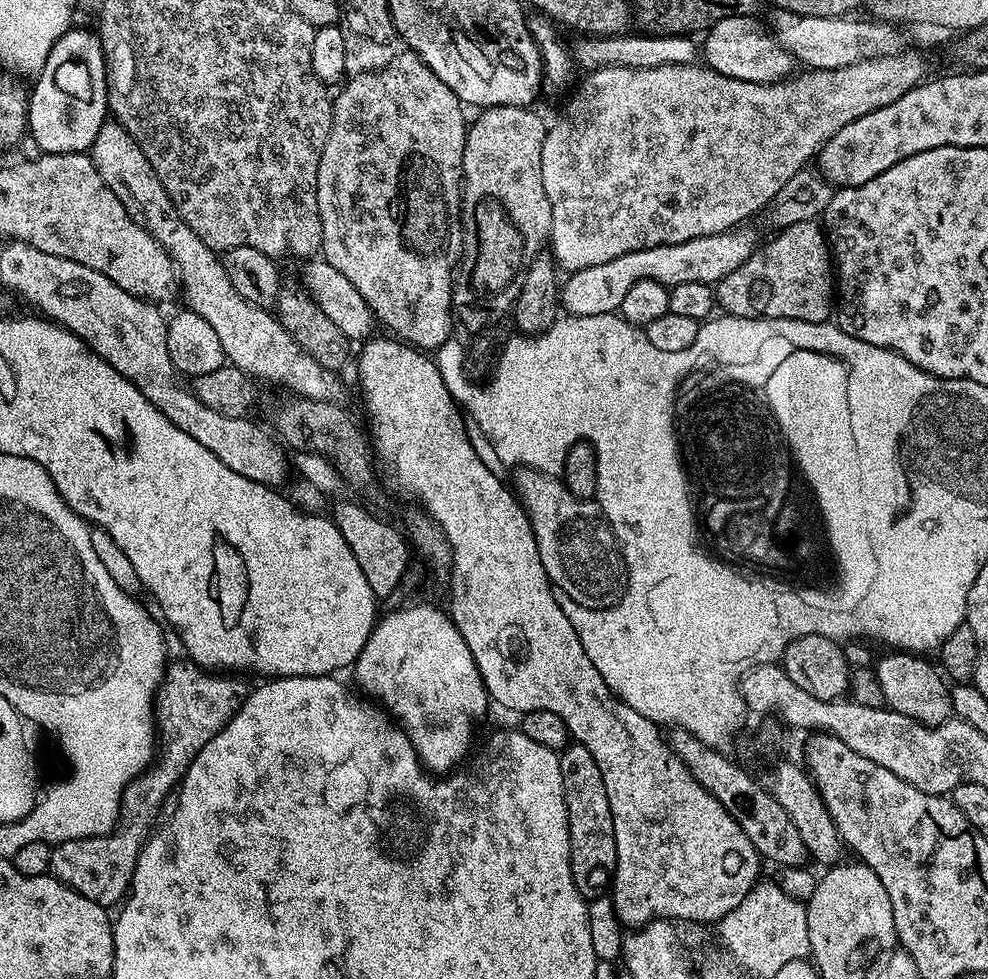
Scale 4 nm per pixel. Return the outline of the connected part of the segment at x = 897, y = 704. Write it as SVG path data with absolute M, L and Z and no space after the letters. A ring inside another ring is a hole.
M896 650L888 655L892 656L884 656L881 660L879 657L874 664L882 694L886 694L887 707L922 724L947 724L952 716L952 694L937 665L927 664L924 661L927 659L903 650Z

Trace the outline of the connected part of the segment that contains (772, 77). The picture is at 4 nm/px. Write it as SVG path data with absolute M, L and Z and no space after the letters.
M727 16L708 29L702 42L702 60L718 74L738 78L742 82L773 84L793 75L793 55L776 41L767 27L759 24L756 16Z

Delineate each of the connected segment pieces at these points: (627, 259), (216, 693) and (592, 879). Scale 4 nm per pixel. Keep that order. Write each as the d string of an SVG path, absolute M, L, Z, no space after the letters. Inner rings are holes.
M737 226L730 232L719 232L677 244L659 244L602 262L602 266L580 268L562 284L562 308L570 316L619 313L626 293L638 282L662 282L669 289L682 282L702 282L715 286L750 258L758 247L758 239L748 226Z
M187 658L175 660L165 667L164 678L154 697L154 731L158 741L154 763L126 786L115 828L106 836L67 840L52 848L51 875L90 898L90 902L98 902L107 909L111 909L112 904L119 905L129 895L138 854L157 827L156 819L164 808L164 799L173 795L198 750L228 725L250 691L239 675L199 668Z
M572 742L559 753L562 770L564 801L568 804L568 829L570 830L570 859L572 859L572 877L574 886L583 894L584 899L595 902L603 892L612 887L612 878L616 874L616 843L614 842L614 818L610 814L610 798L606 798L606 782L602 782L602 770L594 762L586 746Z

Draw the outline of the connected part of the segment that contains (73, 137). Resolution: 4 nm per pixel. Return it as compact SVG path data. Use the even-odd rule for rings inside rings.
M71 28L54 44L47 55L34 86L29 91L28 134L33 138L41 153L76 153L89 151L98 136L98 131L107 123L110 112L108 106L108 76L104 51L99 35L95 32Z

